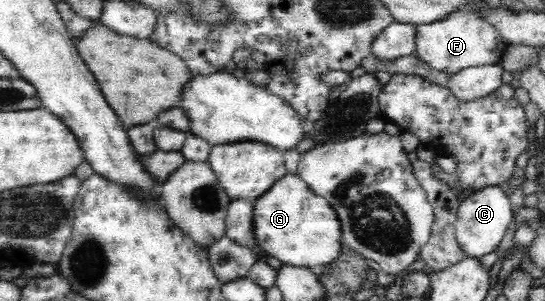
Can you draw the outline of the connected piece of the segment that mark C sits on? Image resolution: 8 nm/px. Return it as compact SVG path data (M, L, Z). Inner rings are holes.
M500 184L483 186L459 202L456 222L453 224L460 247L474 258L492 253L499 246L510 222L512 222L512 204Z

